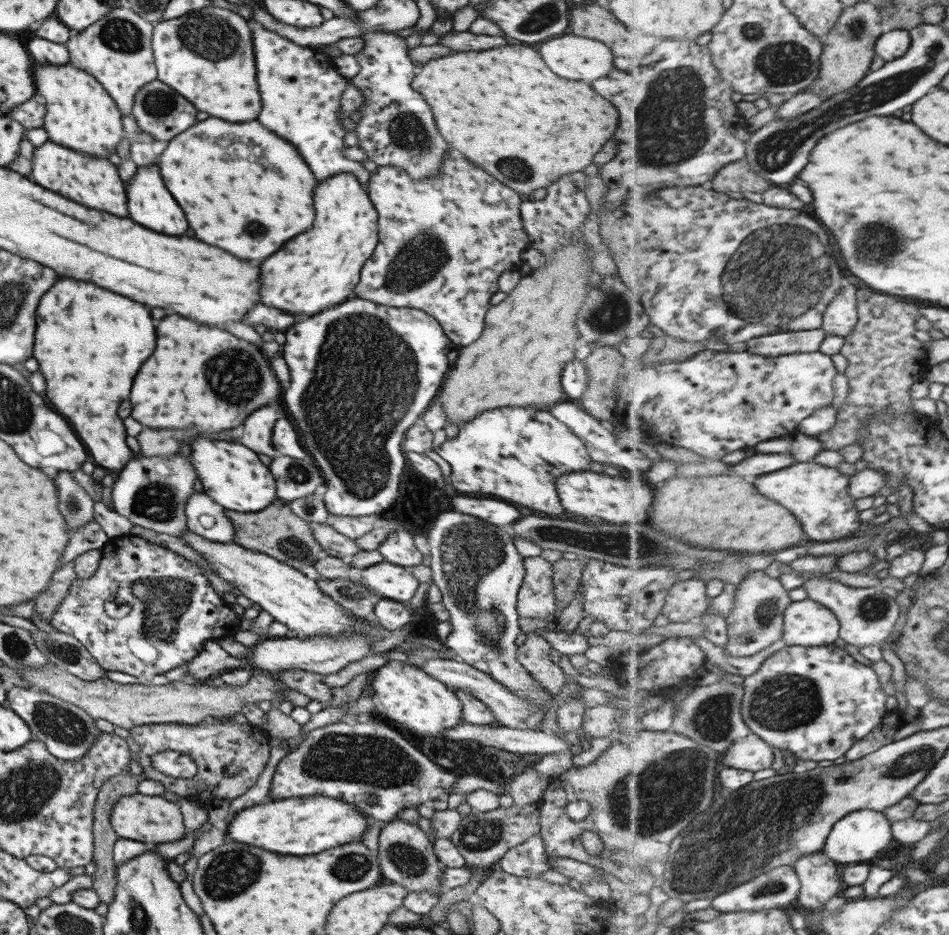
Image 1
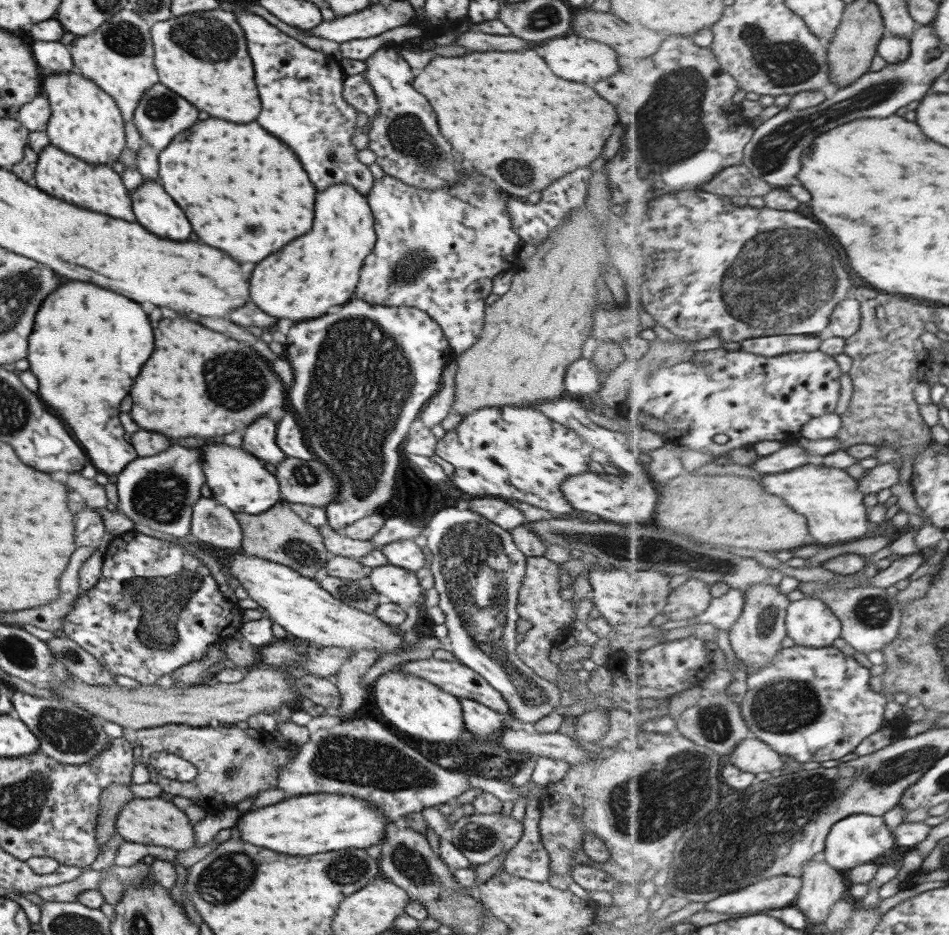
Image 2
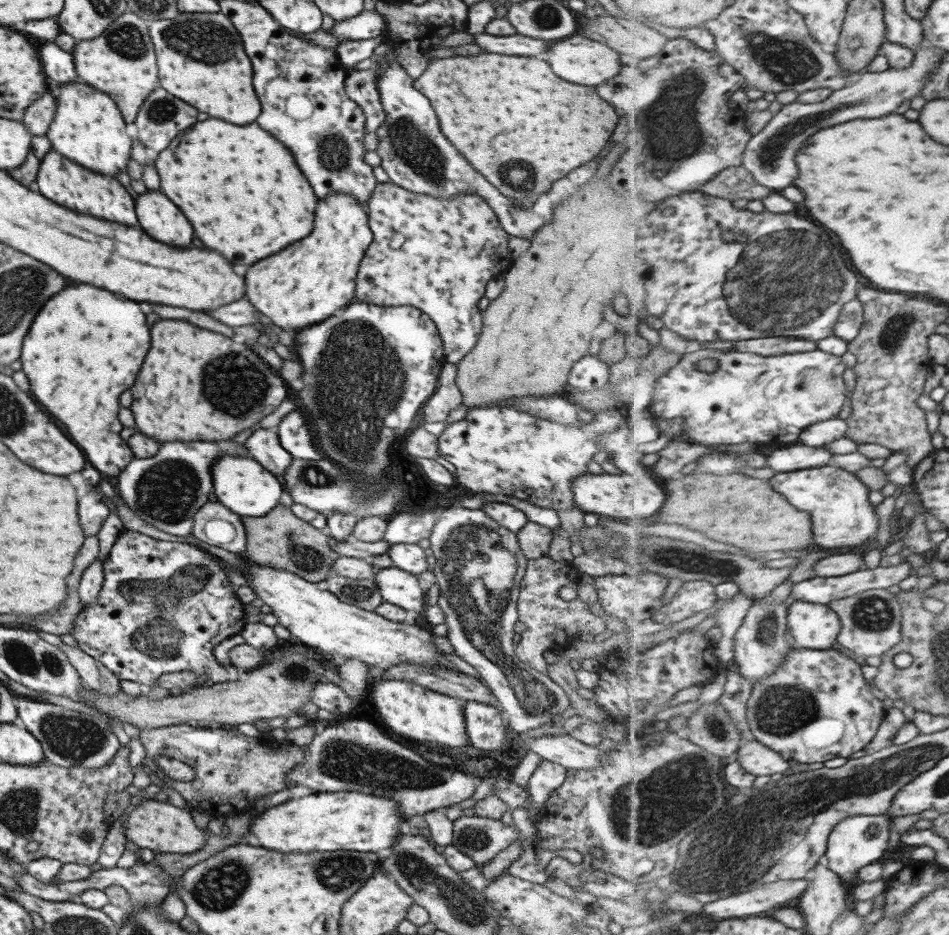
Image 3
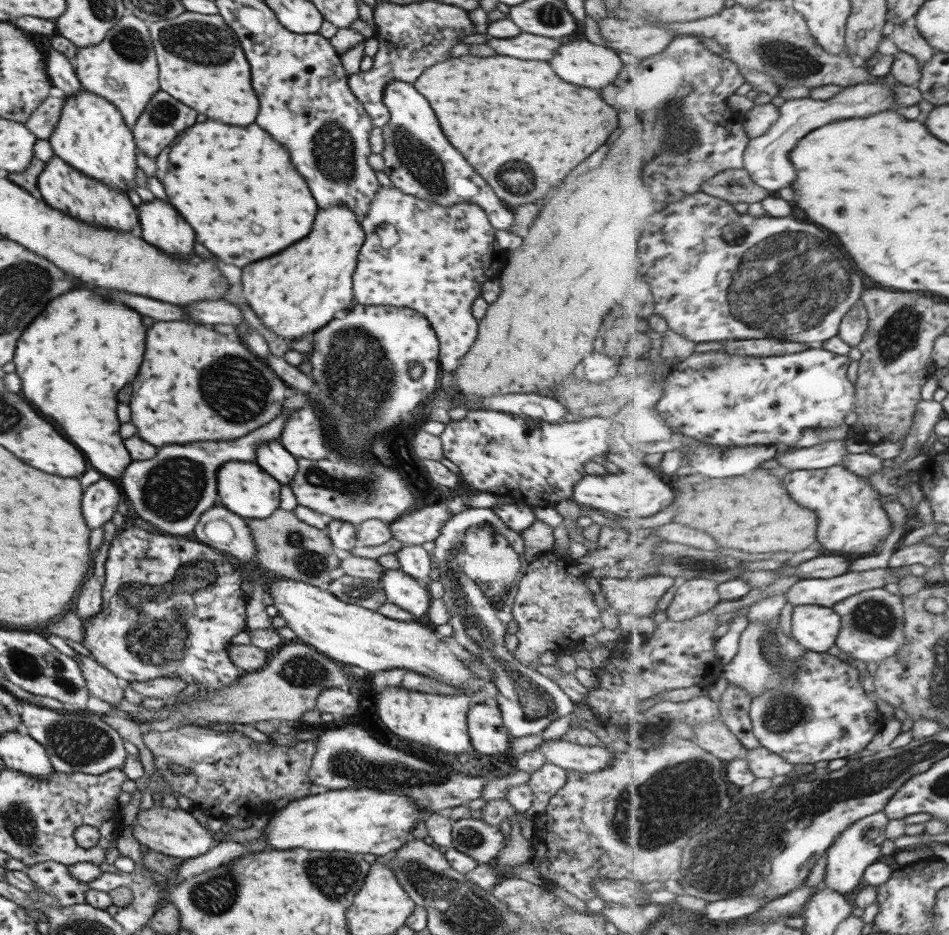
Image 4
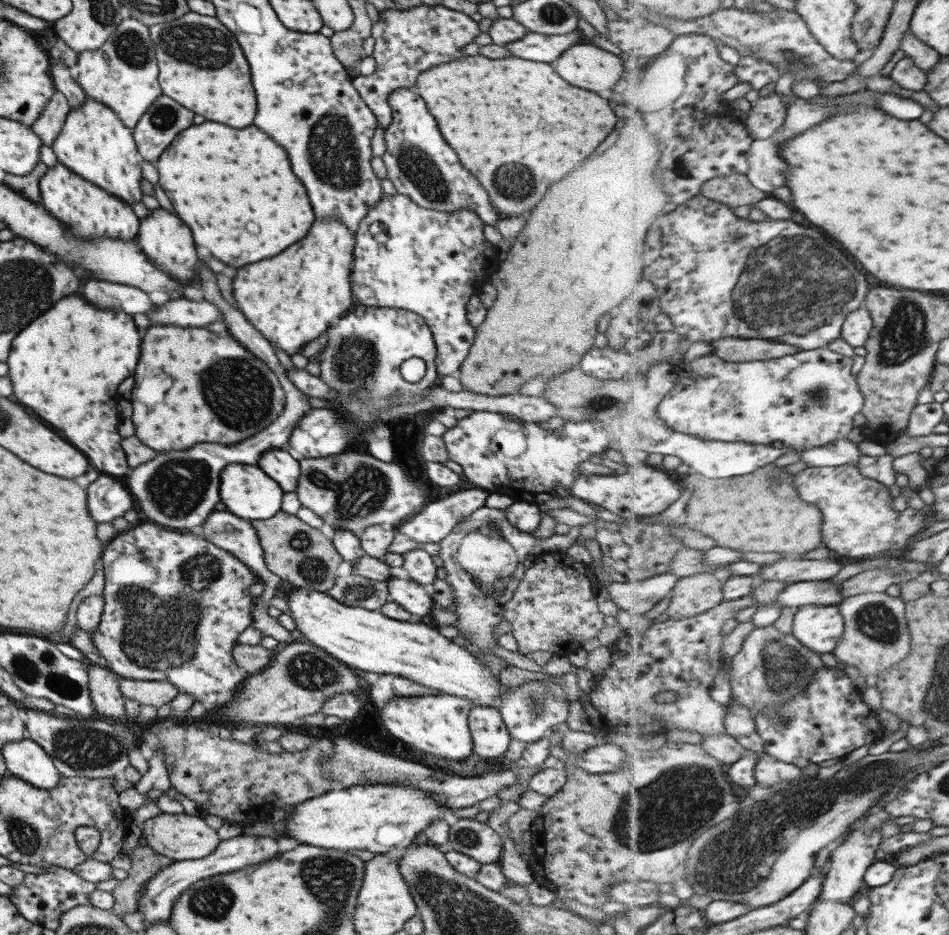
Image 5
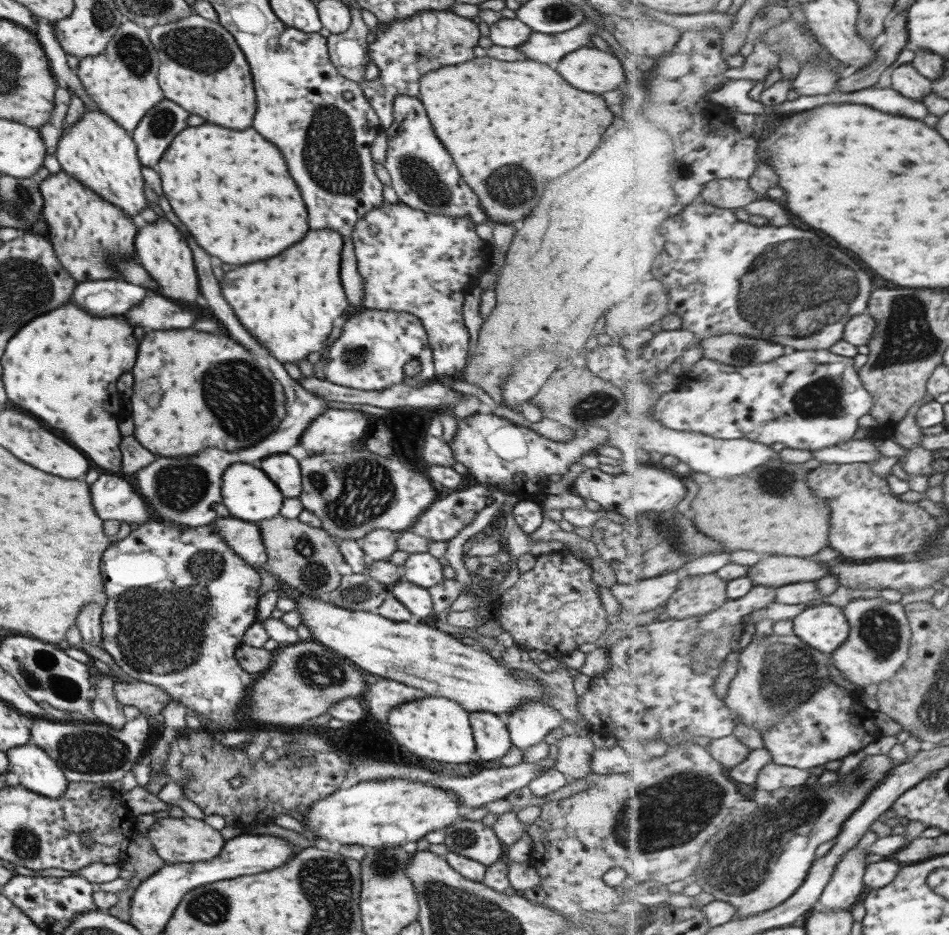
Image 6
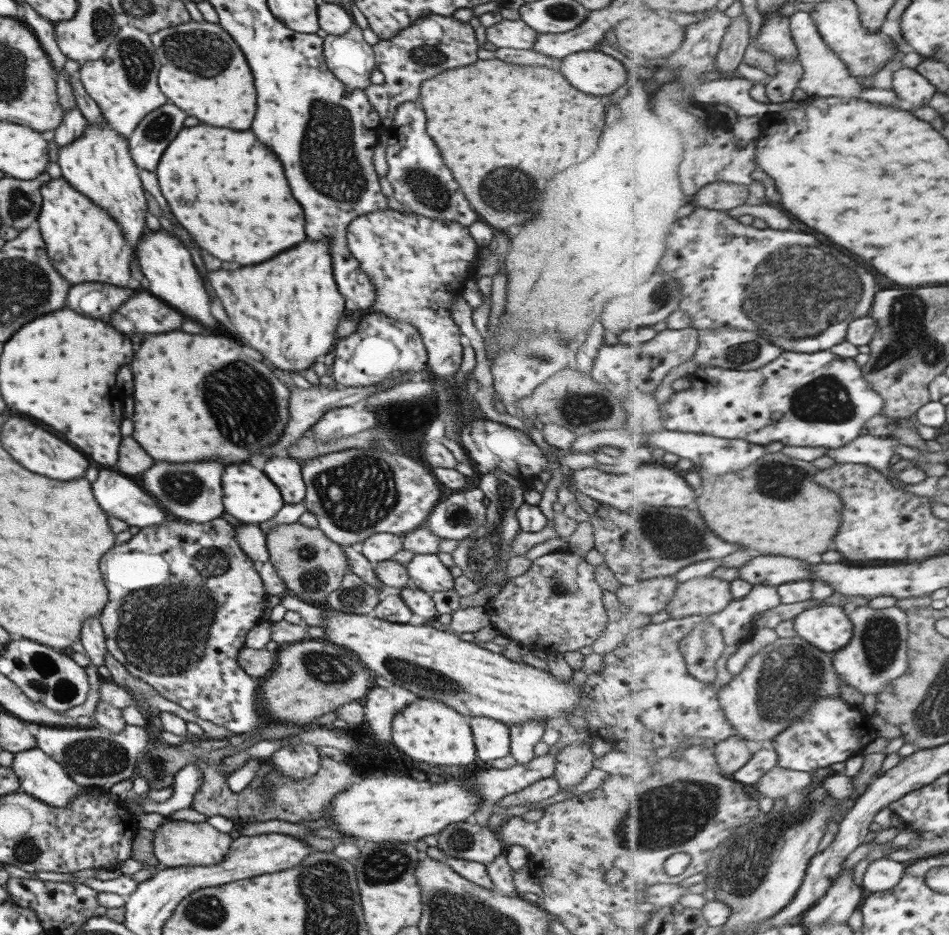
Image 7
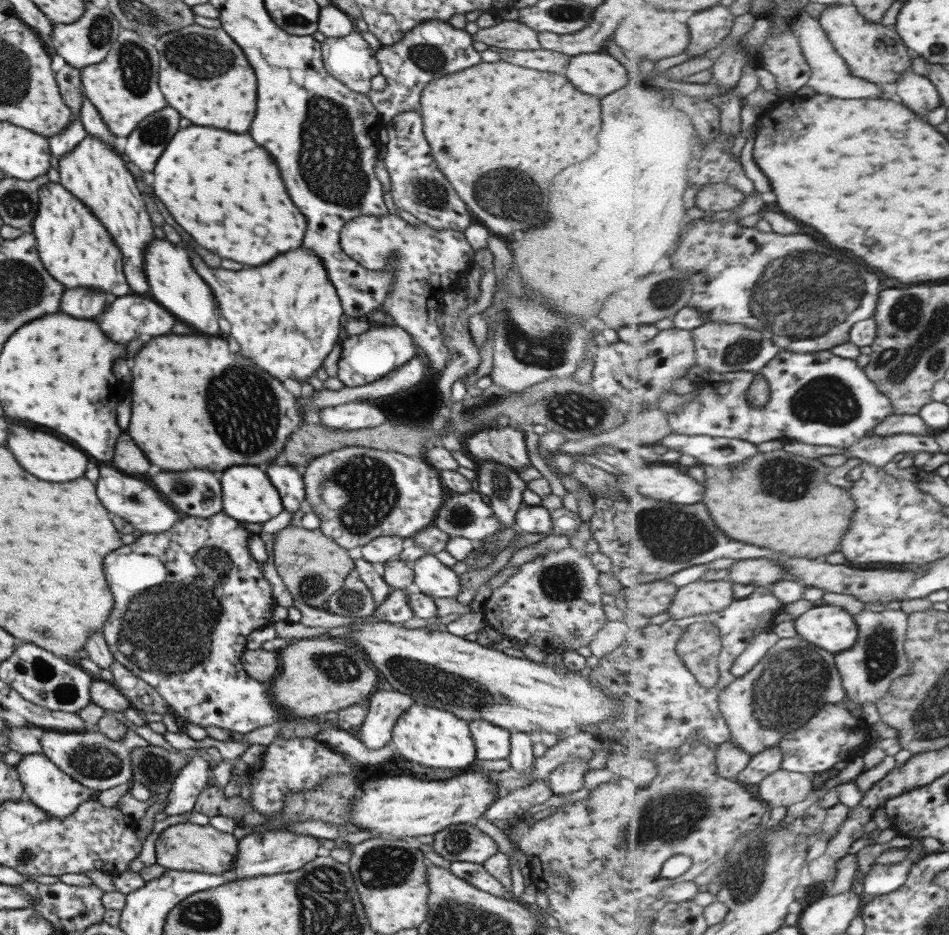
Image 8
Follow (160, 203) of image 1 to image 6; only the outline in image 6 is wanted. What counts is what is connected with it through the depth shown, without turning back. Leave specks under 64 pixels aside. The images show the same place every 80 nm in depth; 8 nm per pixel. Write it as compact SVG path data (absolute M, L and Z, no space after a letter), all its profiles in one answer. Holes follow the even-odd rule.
M157 218L151 224L141 223L135 233L134 254L137 254L139 264L149 272L153 280L167 280L167 286L175 286L175 300L187 306L195 306L197 278L195 278L191 250L183 234L169 220Z

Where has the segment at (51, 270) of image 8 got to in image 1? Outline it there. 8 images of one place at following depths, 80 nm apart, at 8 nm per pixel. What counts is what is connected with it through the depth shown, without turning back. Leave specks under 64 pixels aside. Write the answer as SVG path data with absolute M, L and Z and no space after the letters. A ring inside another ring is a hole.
M47 139L33 150L30 178L37 186L45 186L47 190L61 194L63 198L69 198L91 209L105 210L119 218L127 218L124 182L119 179L116 169L107 159L79 154Z

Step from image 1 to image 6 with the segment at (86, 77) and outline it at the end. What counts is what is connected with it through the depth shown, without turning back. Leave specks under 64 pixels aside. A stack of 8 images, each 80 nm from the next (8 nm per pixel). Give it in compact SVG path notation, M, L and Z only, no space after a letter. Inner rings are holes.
M98 109L84 111L80 119L65 129L56 144L55 158L61 171L67 173L69 178L98 194L104 201L118 206L117 210L125 214L134 225L141 222L138 214L147 206L143 197L142 166L137 160L131 135L123 130L114 120Z

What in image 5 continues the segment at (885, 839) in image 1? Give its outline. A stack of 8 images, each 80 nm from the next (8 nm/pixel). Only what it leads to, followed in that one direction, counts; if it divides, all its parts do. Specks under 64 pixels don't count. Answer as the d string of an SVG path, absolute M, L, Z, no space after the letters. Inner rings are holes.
M883 810L869 817L861 828L855 829L844 836L842 843L831 853L830 869L823 883L823 890L820 894L821 899L849 904L853 903L851 901L853 900L853 896L865 886L865 875L868 873L869 867L877 861L875 856L877 856L879 844L883 842L881 828L890 819L890 814Z

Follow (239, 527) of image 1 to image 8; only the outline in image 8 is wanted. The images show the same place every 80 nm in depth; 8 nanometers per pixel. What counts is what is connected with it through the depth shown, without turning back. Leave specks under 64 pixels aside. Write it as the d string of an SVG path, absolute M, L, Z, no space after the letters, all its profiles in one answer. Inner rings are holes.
M288 525L274 535L271 558L292 600L313 608L324 608L330 596L341 588L344 578L353 572L354 564L345 548L337 546L336 542L319 529L305 530Z

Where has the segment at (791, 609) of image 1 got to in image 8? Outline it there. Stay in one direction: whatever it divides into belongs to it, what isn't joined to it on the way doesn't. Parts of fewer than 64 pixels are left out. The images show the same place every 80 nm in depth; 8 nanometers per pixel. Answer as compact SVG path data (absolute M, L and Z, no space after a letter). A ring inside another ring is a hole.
M821 604L796 621L799 637L831 653L853 650L860 641L860 627L841 606Z

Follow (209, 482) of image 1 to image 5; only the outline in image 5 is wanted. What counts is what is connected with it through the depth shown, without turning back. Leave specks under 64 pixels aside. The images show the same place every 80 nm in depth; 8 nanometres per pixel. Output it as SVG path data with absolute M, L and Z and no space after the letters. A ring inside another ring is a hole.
M227 464L219 474L219 496L225 510L246 521L264 521L277 511L283 492L269 476L265 476L257 466L249 464Z

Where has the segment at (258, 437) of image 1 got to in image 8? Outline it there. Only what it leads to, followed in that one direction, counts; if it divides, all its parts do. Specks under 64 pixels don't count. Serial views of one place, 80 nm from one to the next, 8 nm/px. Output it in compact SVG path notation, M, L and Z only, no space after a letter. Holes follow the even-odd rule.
M271 462L267 464L265 474L277 489L282 507L291 513L295 512L299 508L299 502L304 499L304 484L299 472L287 463L278 466Z

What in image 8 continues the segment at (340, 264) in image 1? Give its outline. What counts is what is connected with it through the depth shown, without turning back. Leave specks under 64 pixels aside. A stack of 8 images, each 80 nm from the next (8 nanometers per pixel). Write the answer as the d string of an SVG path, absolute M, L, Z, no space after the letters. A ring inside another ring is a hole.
M185 246L185 250L193 258L193 270L217 299L230 326L228 334L239 344L241 356L279 382L284 378L305 381L322 366L323 359L342 336L339 318L343 313L340 298L328 280L321 259L311 250L297 248L273 258L273 264L237 272L207 268L191 248Z

